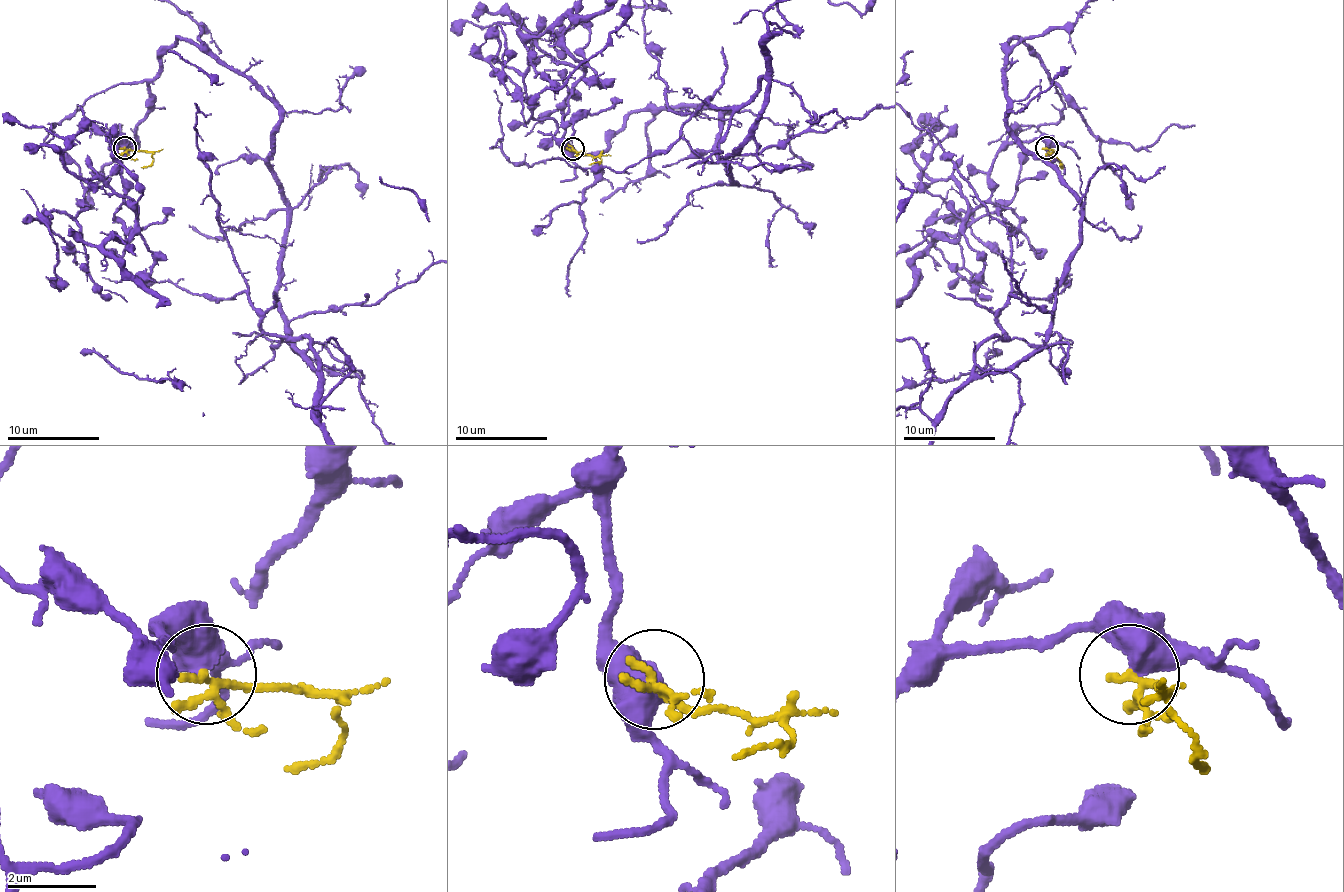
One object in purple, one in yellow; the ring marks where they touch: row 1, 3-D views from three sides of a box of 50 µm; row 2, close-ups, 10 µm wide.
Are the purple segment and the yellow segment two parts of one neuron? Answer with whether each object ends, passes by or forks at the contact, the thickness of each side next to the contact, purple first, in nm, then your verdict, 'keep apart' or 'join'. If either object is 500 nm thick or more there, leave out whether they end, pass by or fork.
purple passes by; yellow forks; calibres 480 and 150 nm; keep apart

